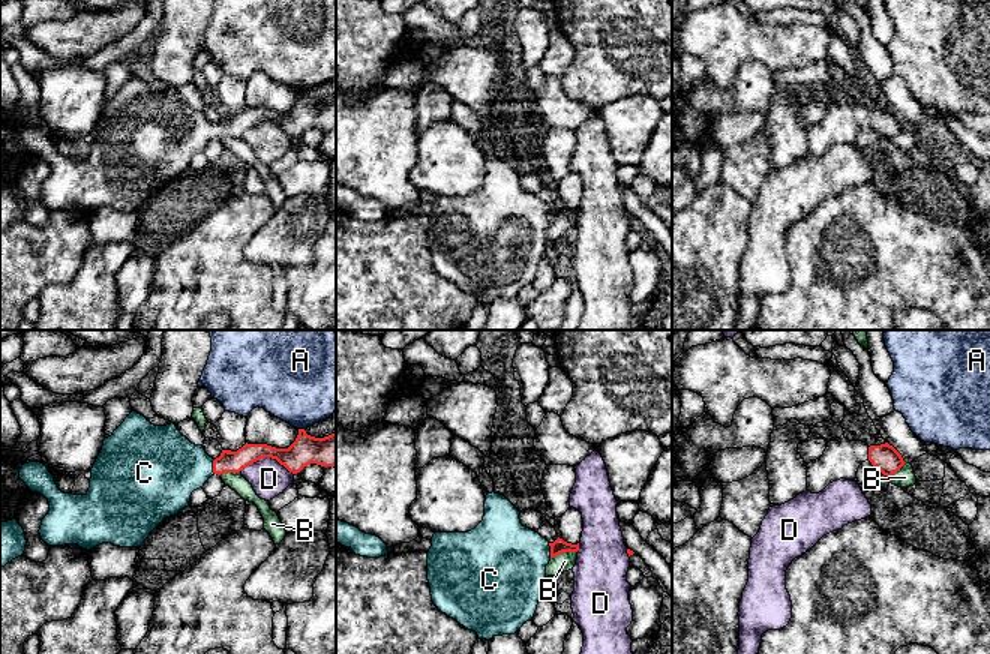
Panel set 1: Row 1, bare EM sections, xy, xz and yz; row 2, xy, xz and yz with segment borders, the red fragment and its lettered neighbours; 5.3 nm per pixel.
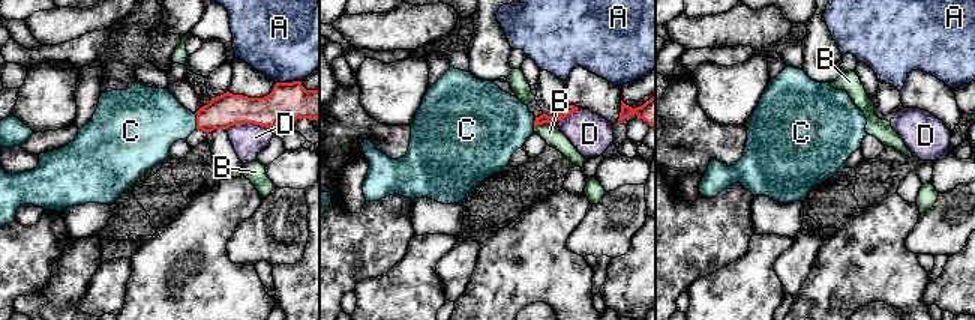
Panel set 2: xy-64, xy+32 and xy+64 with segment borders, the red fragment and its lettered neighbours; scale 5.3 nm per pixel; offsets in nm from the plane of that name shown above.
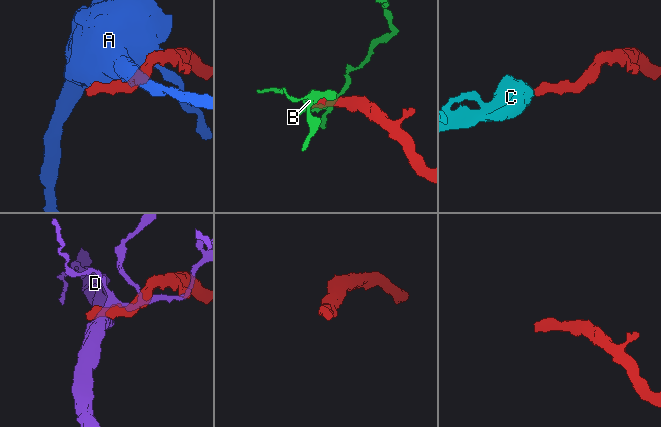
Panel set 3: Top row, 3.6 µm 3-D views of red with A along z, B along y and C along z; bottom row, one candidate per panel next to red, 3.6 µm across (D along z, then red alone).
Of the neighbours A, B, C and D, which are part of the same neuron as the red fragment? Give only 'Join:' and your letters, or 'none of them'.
Join: C

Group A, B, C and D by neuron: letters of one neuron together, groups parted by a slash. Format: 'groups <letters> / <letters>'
groups A / B / C / D

